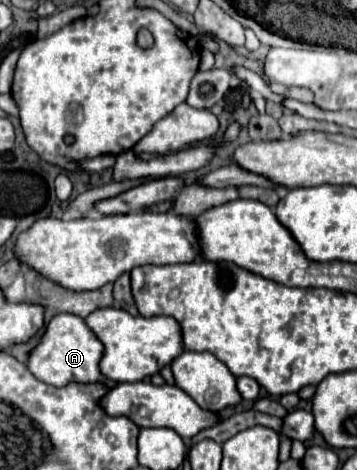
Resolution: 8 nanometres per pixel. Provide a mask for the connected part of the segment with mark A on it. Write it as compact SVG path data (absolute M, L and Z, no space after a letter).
M59 313L51 319L47 325L41 343L31 351L27 367L29 371L43 383L53 387L65 387L71 381L77 383L103 383L111 387L111 381L103 377L99 369L99 361L103 357L105 349L103 343L97 339L97 335L87 327L83 319L71 313Z

